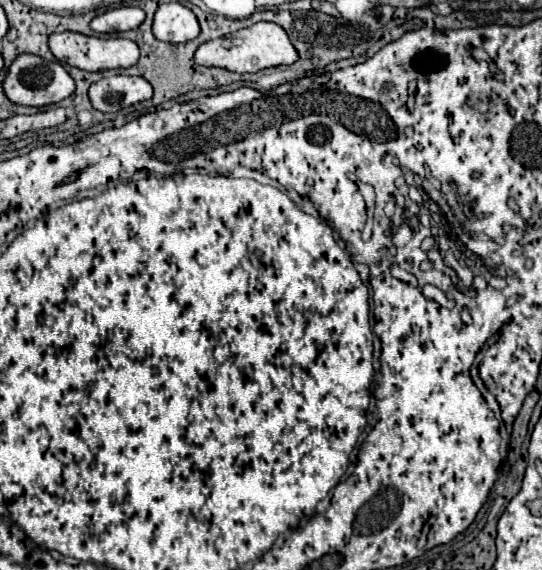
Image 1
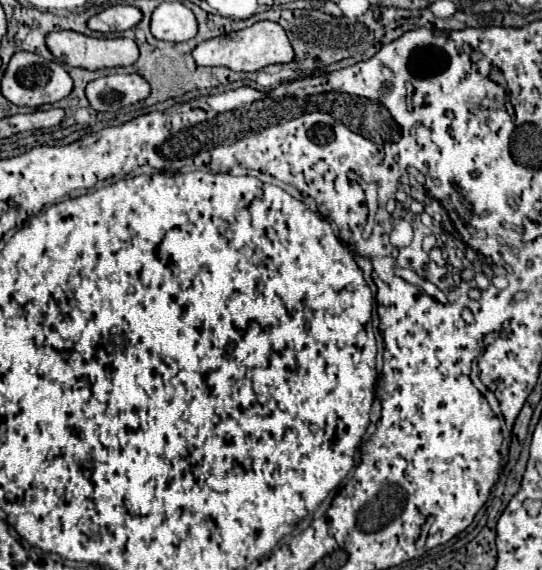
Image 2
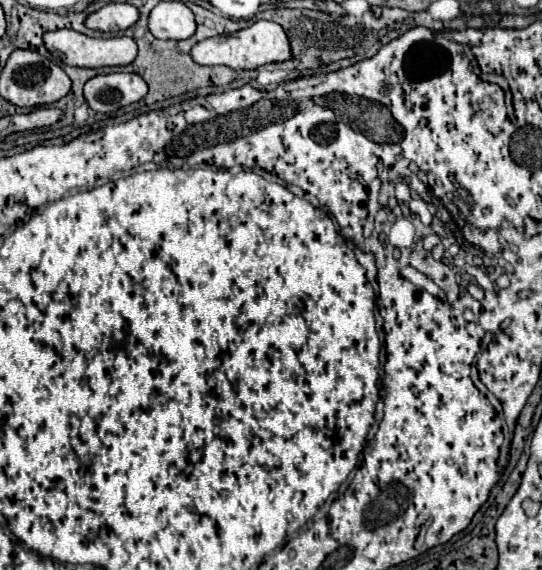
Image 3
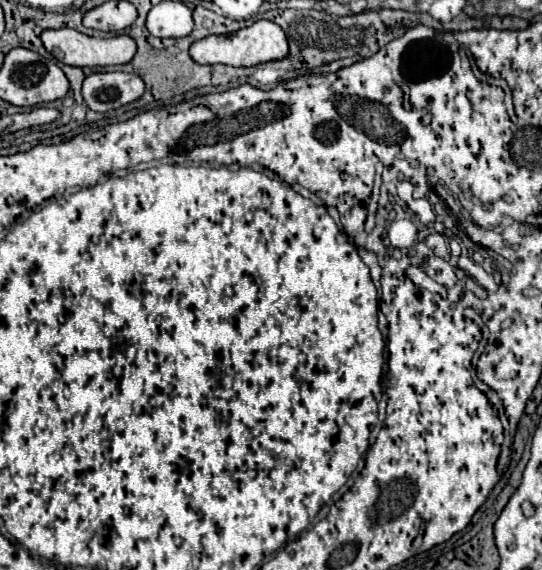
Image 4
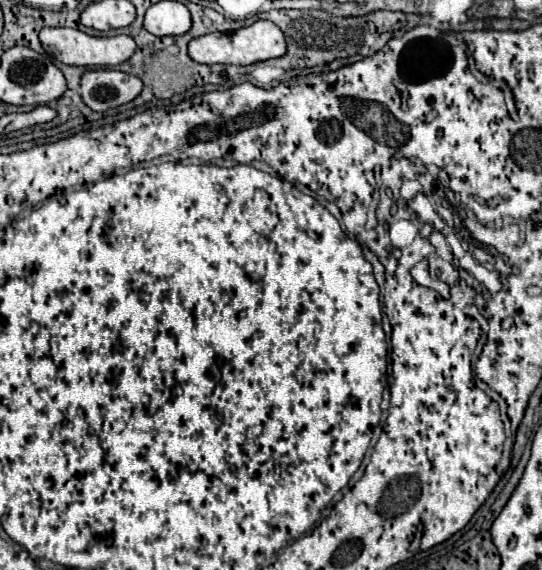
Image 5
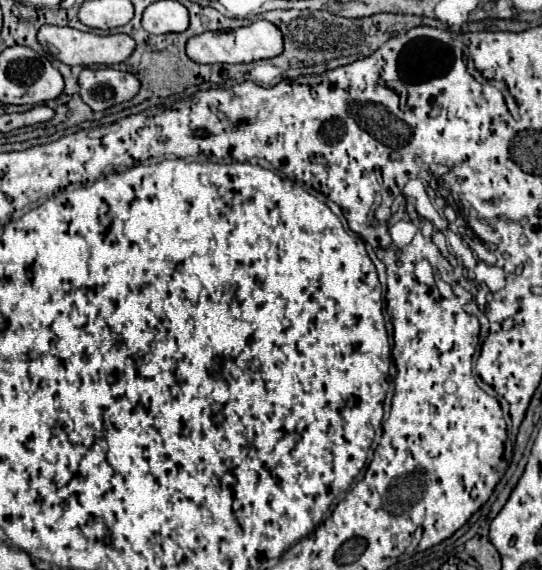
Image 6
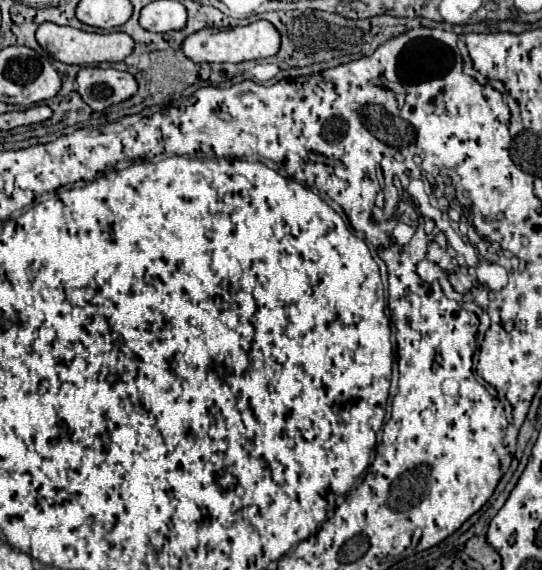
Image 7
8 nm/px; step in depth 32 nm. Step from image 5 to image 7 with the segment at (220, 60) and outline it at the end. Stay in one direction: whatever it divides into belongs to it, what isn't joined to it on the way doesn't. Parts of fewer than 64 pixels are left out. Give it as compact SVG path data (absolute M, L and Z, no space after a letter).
M256 20L248 26L236 26L230 30L210 30L206 28L204 32L196 32L188 36L182 44L184 54L192 62L248 62L248 60L260 60L268 56L276 56L280 50L280 32L268 22L268 20Z

